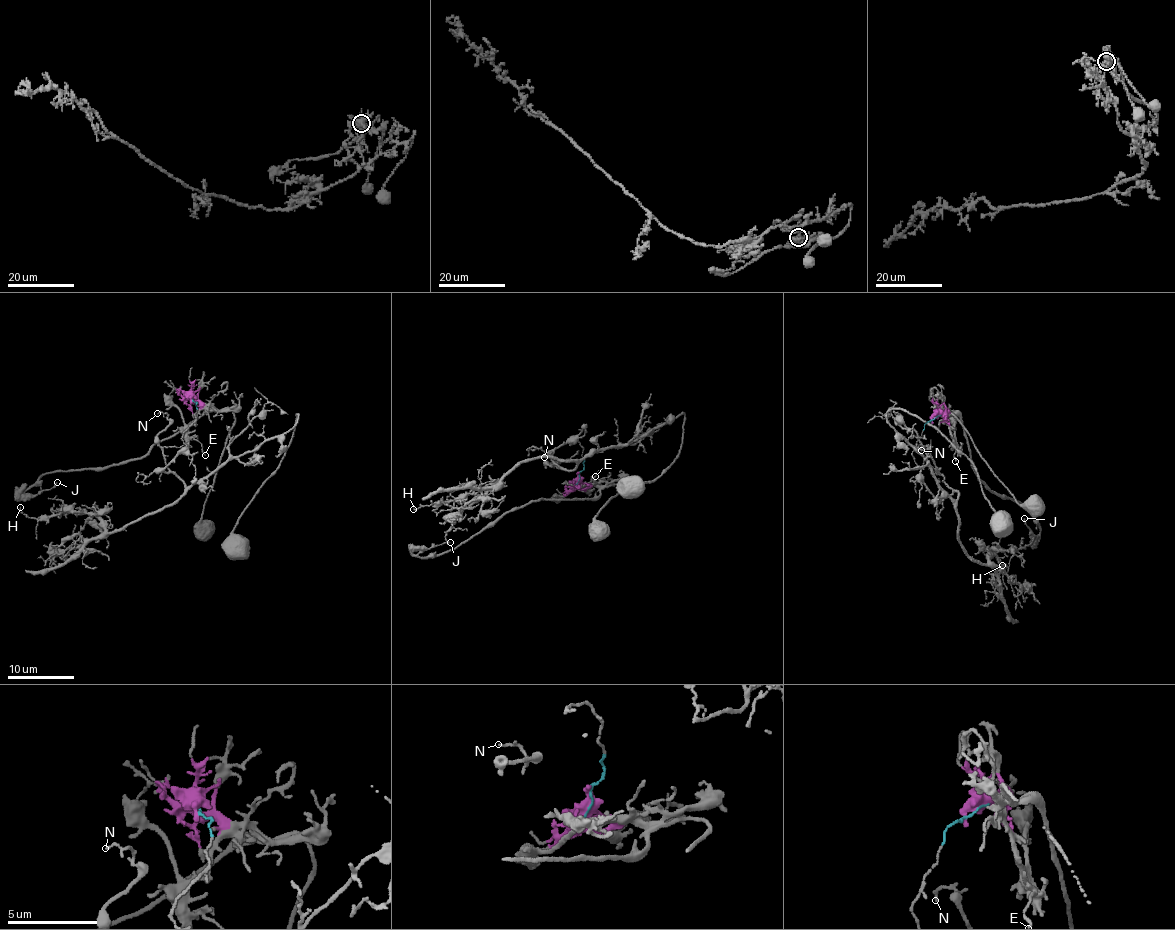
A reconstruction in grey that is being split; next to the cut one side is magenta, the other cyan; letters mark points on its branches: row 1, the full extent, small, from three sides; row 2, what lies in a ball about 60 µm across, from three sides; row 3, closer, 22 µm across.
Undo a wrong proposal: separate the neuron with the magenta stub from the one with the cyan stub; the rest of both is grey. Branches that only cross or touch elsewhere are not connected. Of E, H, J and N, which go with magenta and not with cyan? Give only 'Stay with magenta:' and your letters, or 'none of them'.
Stay with magenta: E, J

